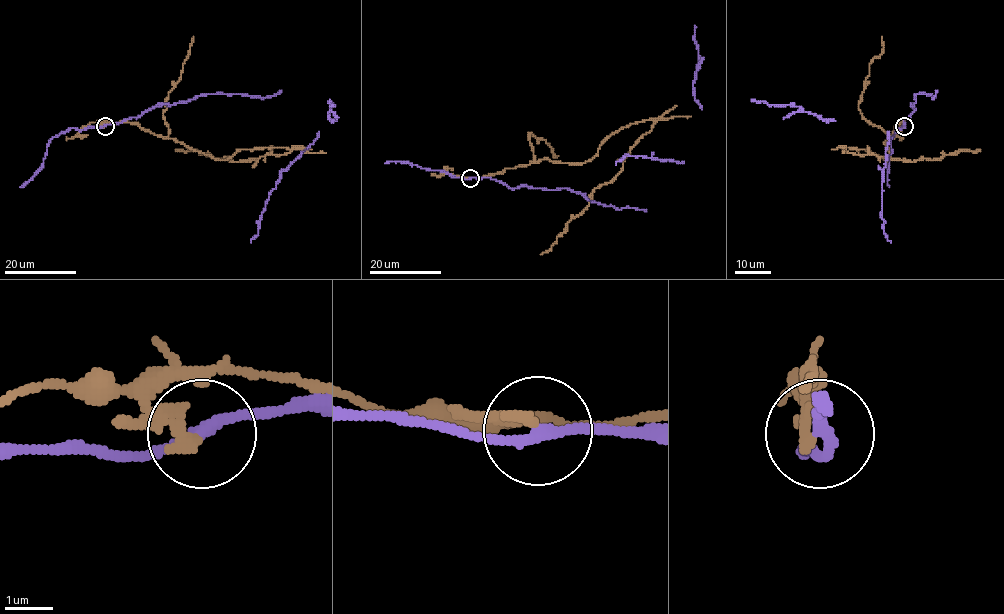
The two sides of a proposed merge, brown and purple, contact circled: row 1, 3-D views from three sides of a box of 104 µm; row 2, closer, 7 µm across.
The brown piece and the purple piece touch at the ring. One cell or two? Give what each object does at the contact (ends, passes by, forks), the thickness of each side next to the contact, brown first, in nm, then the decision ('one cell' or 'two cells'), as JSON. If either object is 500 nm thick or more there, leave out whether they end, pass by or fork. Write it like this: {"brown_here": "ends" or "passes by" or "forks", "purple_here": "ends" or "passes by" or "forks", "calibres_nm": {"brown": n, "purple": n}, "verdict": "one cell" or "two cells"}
{"brown_here": "ends", "purple_here": "passes by", "calibres_nm": {"brown": 260, "purple": 220}, "verdict": "two cells"}

